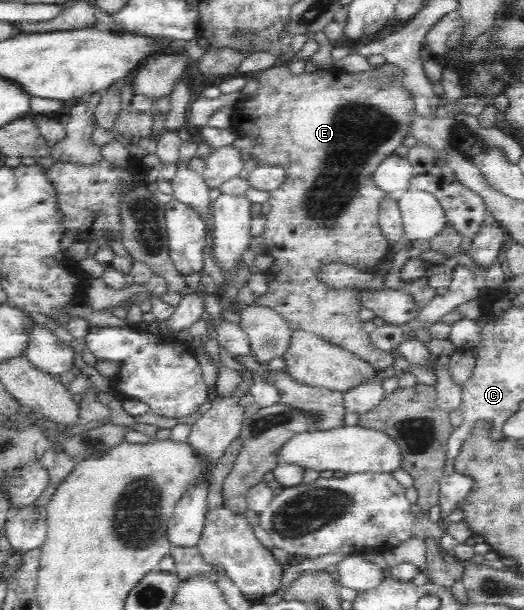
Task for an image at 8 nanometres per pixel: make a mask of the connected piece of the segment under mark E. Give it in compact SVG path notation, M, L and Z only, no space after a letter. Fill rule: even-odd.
M284 63L248 77L259 82L258 93L251 100L243 98L237 105L233 106L230 129L235 131L236 137L249 136L258 140L257 146L247 149L244 152L246 156L254 157L258 161L258 165L277 165L285 168L285 181L283 181L281 187L270 191L268 194L270 211L266 215L265 227L262 233L265 242L265 253L272 257L273 262L273 265L265 271L266 275L269 276L269 279L267 279L269 289L267 289L265 295L258 297L252 305L267 307L275 311L287 323L289 330L301 330L316 334L328 343L337 344L338 347L345 348L346 351L353 353L359 359L365 360L375 370L383 371L395 363L396 355L375 348L370 341L370 335L362 331L362 321L359 317L359 311L362 310L362 306L360 305L360 289L357 287L329 287L329 285L321 281L321 278L317 274L325 265L329 265L329 263L343 263L343 265L355 267L355 269L359 269L361 272L374 273L377 263L390 252L389 242L383 235L380 223L378 222L380 201L387 193L376 186L373 174L377 167L381 165L381 162L390 155L393 155L395 149L399 145L403 145L405 137L410 135L410 121L413 114L415 114L413 96L404 88L401 70L396 65L389 63L364 72L348 72L333 66L327 69L317 69L311 73L303 72L301 75L293 75L288 68L288 64Z

